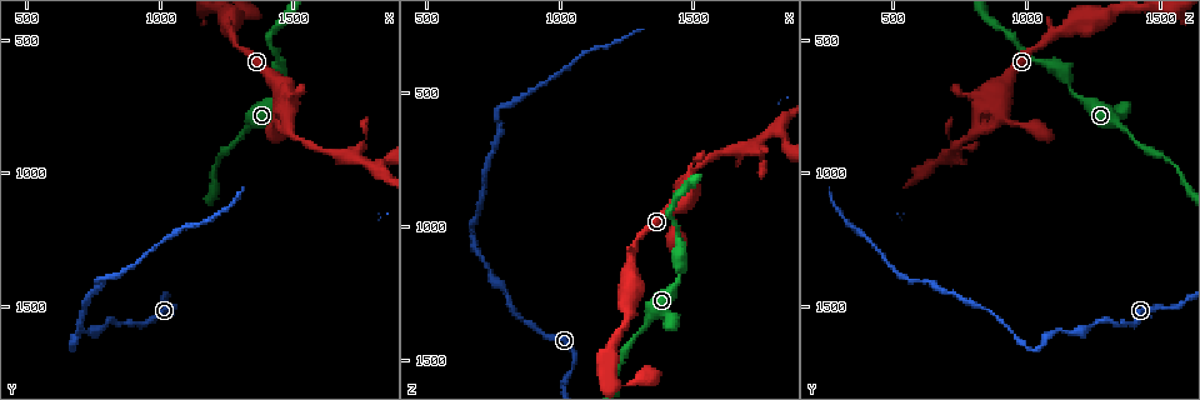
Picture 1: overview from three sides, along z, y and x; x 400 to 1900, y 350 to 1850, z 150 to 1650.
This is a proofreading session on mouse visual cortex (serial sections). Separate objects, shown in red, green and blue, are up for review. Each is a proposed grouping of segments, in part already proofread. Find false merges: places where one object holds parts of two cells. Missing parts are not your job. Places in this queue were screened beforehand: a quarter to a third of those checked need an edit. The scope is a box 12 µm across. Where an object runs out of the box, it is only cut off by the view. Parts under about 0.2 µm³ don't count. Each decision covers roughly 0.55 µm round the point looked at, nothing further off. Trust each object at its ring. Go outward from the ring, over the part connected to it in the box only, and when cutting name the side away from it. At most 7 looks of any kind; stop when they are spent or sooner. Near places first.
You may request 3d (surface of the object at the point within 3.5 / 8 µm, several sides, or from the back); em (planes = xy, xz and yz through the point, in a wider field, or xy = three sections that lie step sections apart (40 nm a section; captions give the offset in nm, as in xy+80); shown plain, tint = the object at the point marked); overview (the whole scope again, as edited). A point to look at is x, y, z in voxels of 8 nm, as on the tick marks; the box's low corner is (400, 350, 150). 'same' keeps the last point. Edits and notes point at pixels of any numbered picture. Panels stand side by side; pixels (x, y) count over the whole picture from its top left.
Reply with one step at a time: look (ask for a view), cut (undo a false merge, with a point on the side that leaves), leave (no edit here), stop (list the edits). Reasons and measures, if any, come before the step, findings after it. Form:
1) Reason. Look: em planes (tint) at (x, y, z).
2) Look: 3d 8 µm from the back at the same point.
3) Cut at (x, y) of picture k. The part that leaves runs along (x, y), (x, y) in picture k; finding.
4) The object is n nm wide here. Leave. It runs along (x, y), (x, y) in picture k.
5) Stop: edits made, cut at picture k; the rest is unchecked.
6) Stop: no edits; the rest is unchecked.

Calibre changes. Look: 3d 3.5 µm at (1450, 680, 1170).

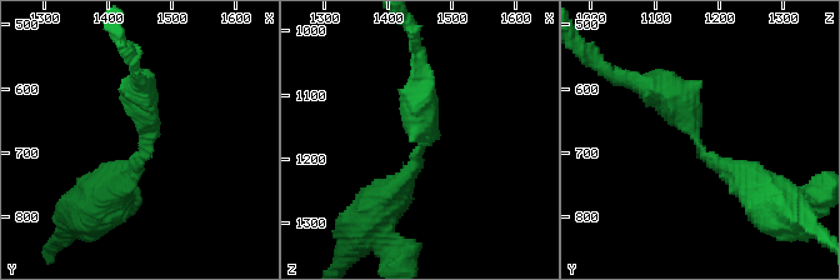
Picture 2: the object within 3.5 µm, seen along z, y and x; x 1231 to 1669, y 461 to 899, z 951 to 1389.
Look: em xy step 1 (tint) at (1455, 685, 1170).

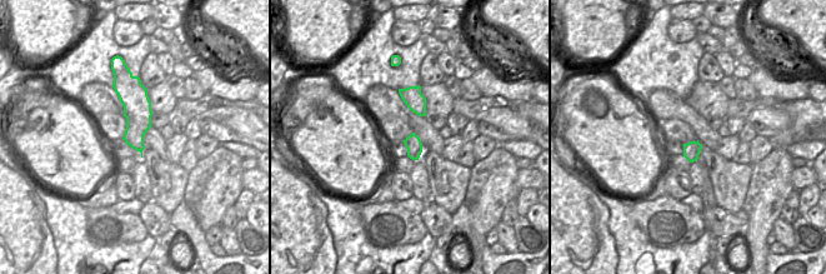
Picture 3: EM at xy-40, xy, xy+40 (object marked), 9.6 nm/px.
Leave. One cell here.

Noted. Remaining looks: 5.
A fork. Look: 3d 3.5 µm at (1460, 690, 900).

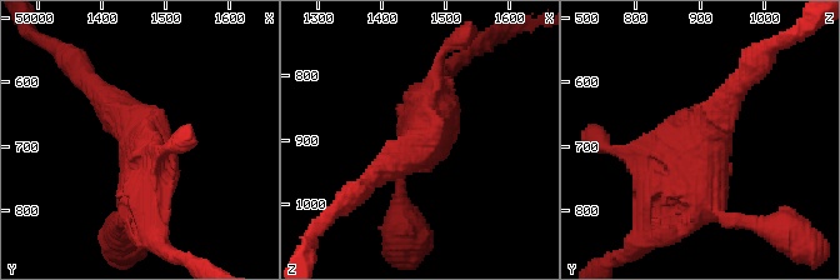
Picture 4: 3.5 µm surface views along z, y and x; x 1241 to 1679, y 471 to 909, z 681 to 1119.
Look: em xy step 1 (tint) at (1465, 680, 905).

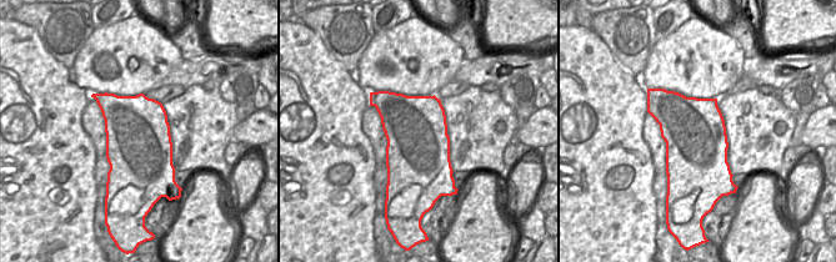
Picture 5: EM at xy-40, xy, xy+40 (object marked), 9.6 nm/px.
Look: em xy step 5 (tint) at the same point.

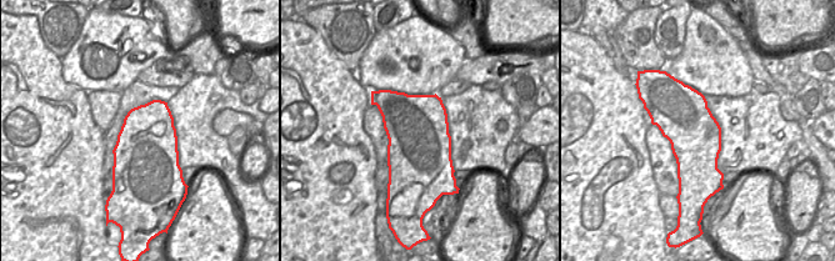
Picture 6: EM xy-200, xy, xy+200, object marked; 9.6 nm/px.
The object is 600 nm wide here. Leave. It runs along (730, 93), (644, 215) in picture 4; all the same cell.

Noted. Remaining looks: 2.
Three arms meet. Look: 3d 8 µm at (1810, 970, 650).

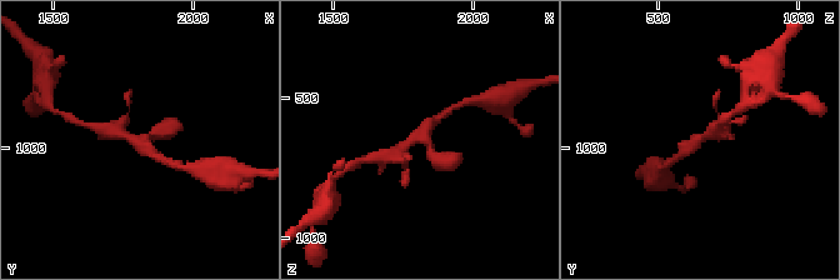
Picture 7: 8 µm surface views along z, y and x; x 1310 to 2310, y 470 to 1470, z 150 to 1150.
3 arms meet here; the arms are 200, 300, 350 nm wide. Look: em xy step 5 (tint) at (1820, 970, 650).

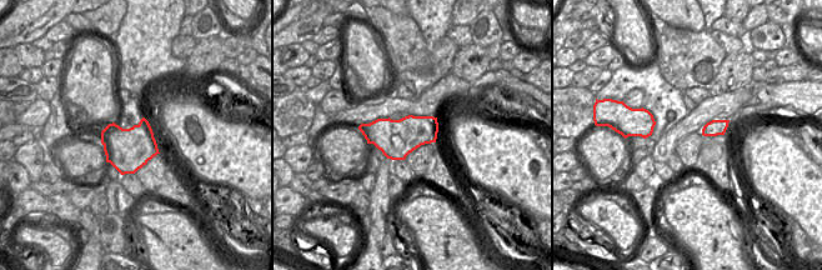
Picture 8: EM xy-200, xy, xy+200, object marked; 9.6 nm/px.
The object is 380 nm wide here. Leave. It runs along (389, 155), (419, 138), (440, 163) in picture 7; continuous, no second cell.

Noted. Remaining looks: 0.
Stop: no edits; the rest is unchecked.

